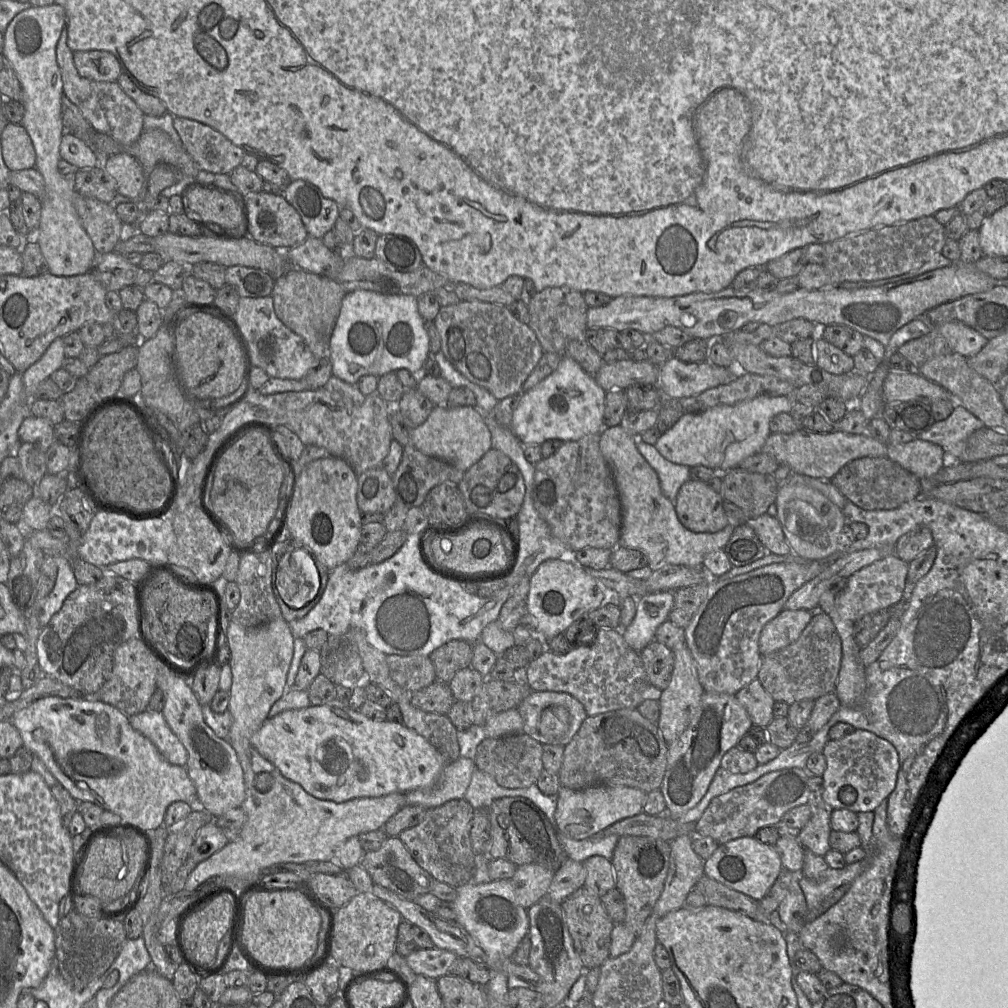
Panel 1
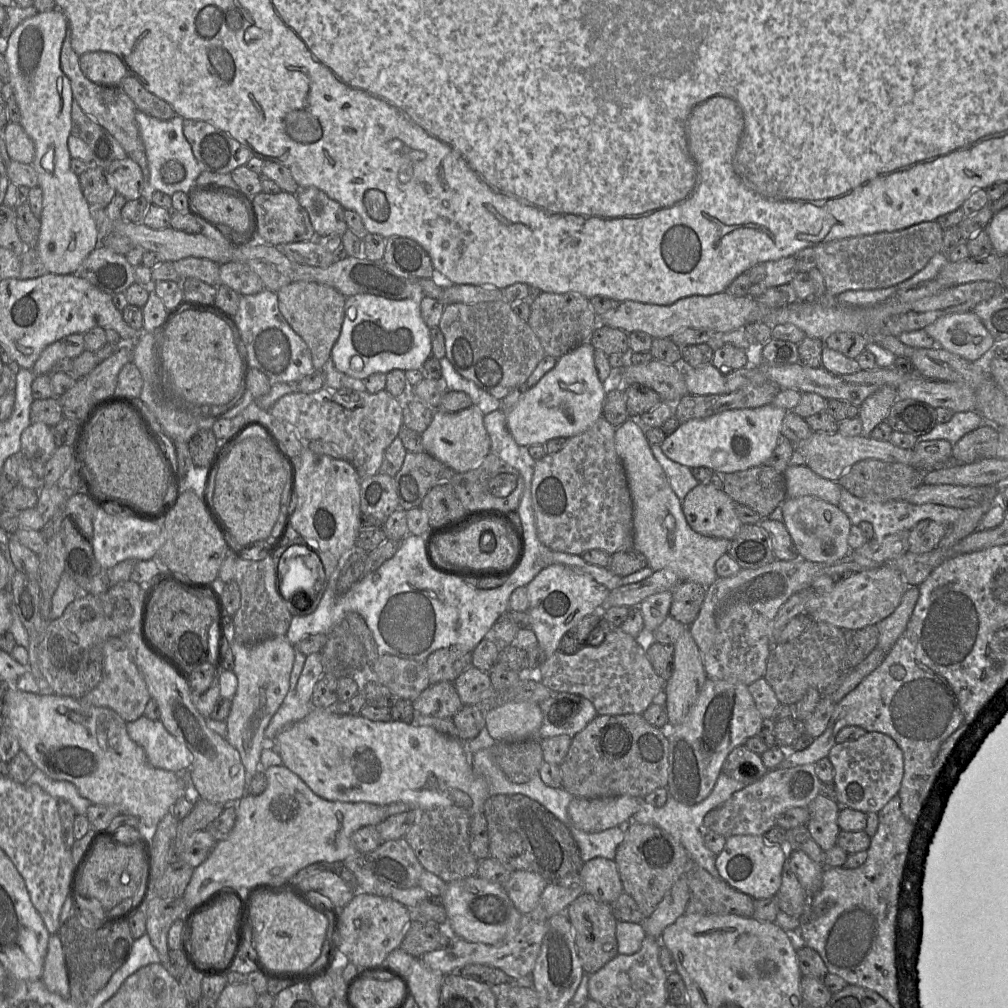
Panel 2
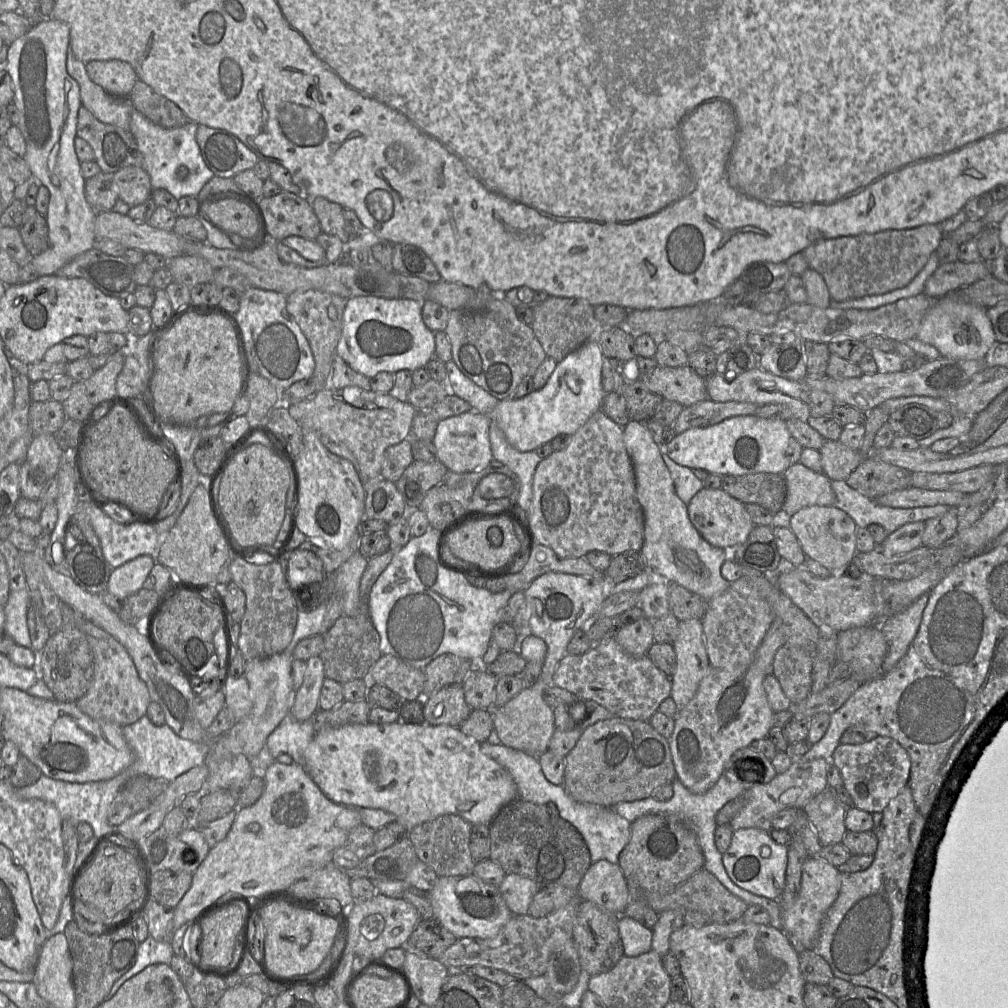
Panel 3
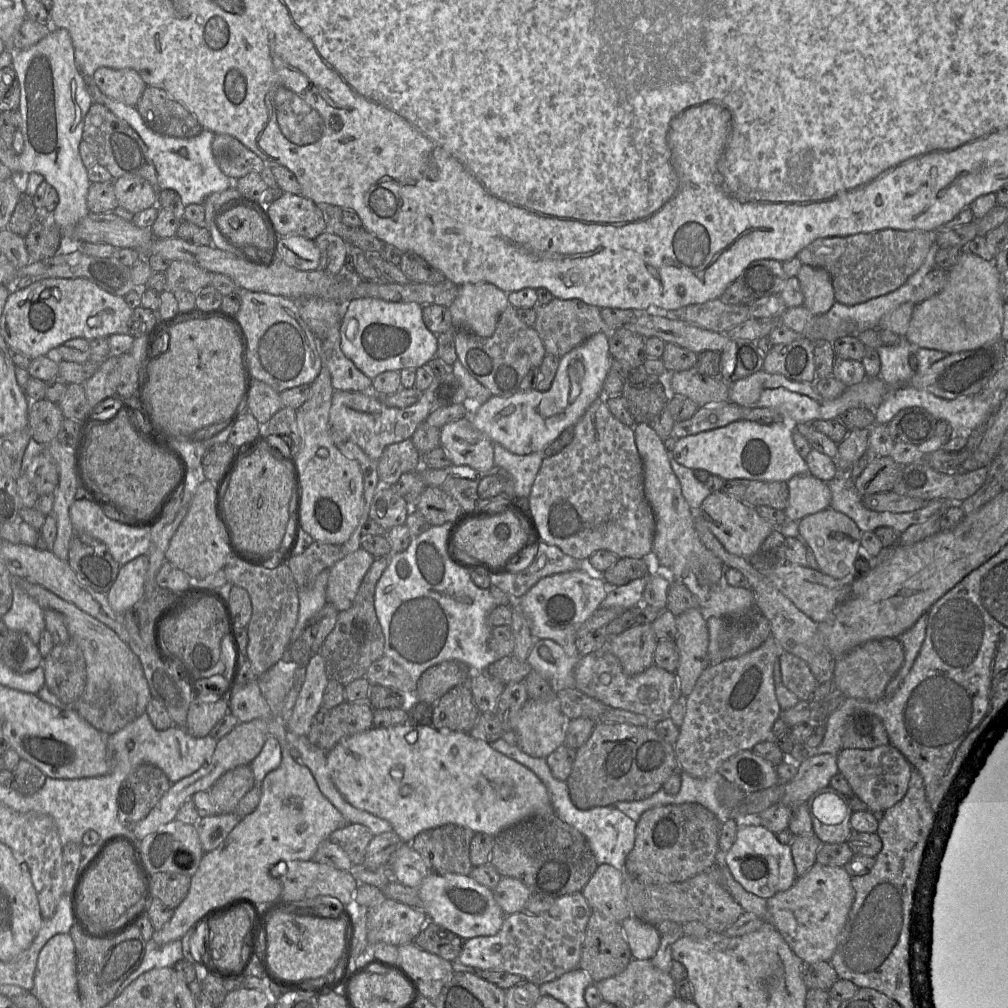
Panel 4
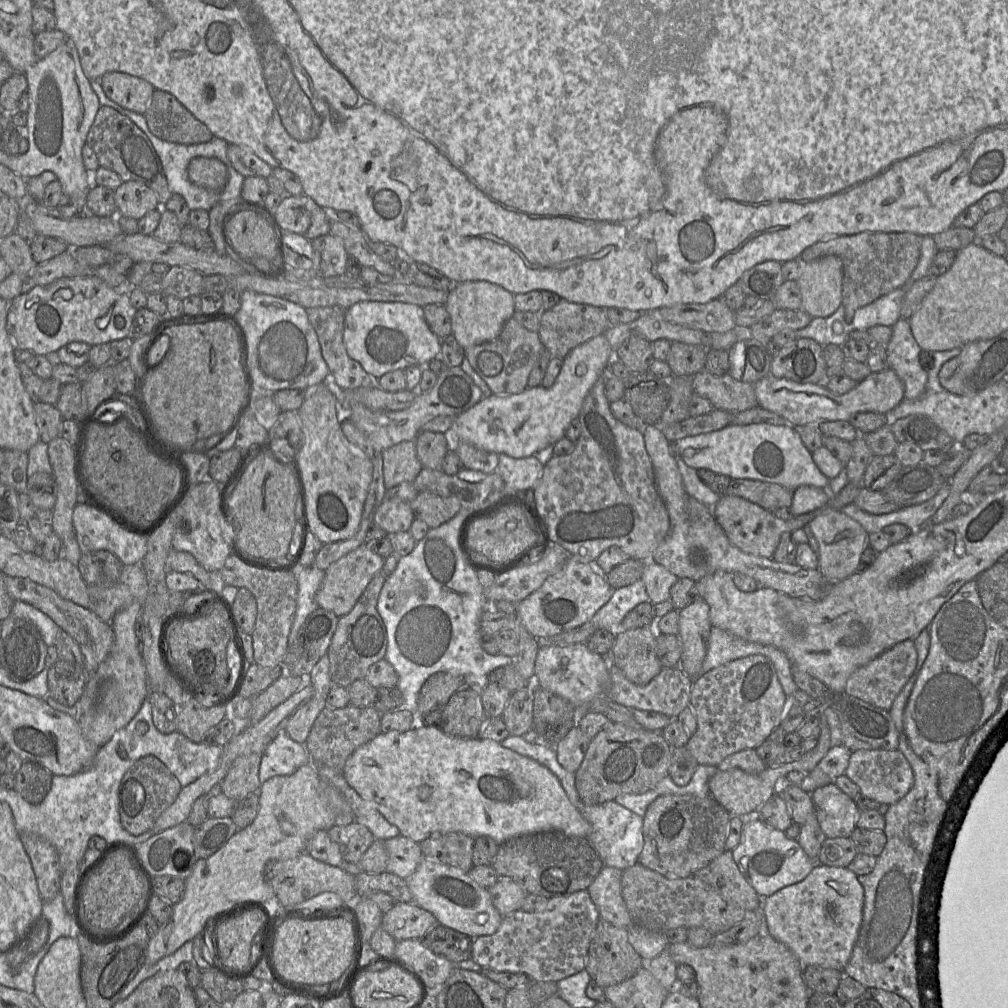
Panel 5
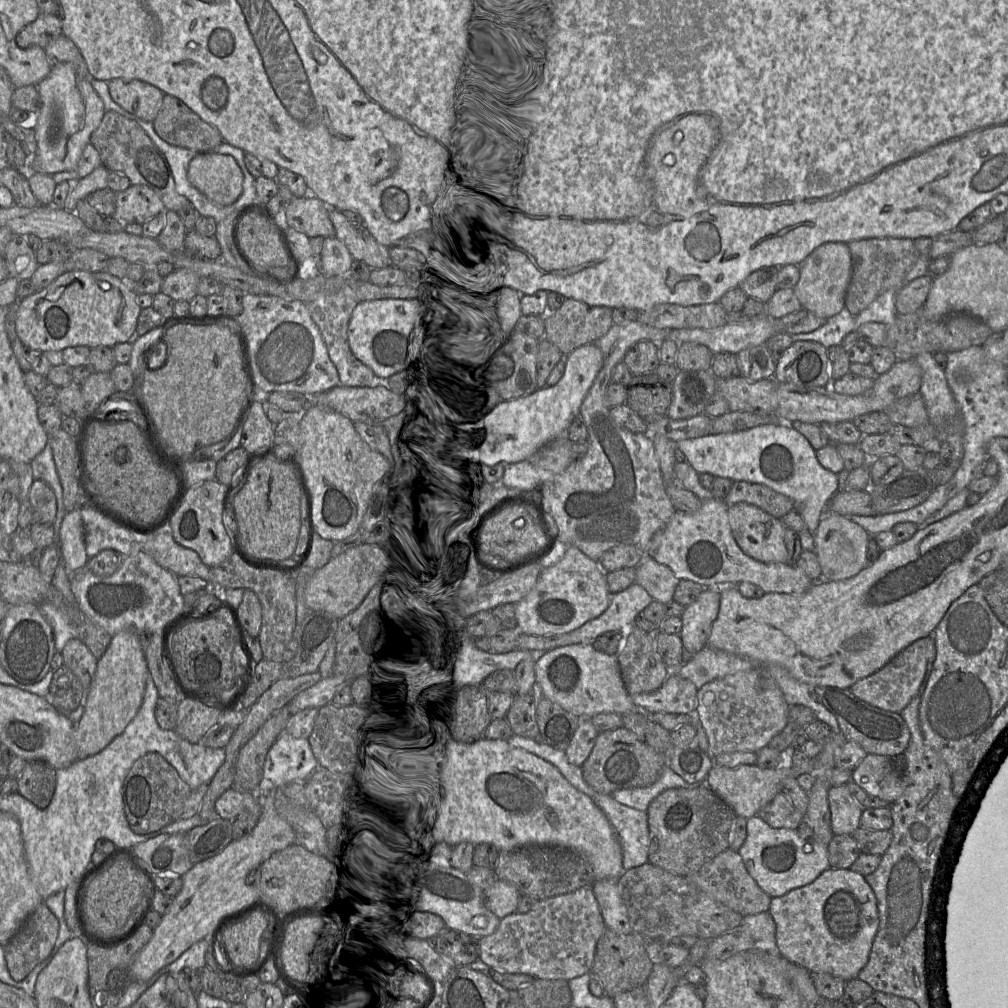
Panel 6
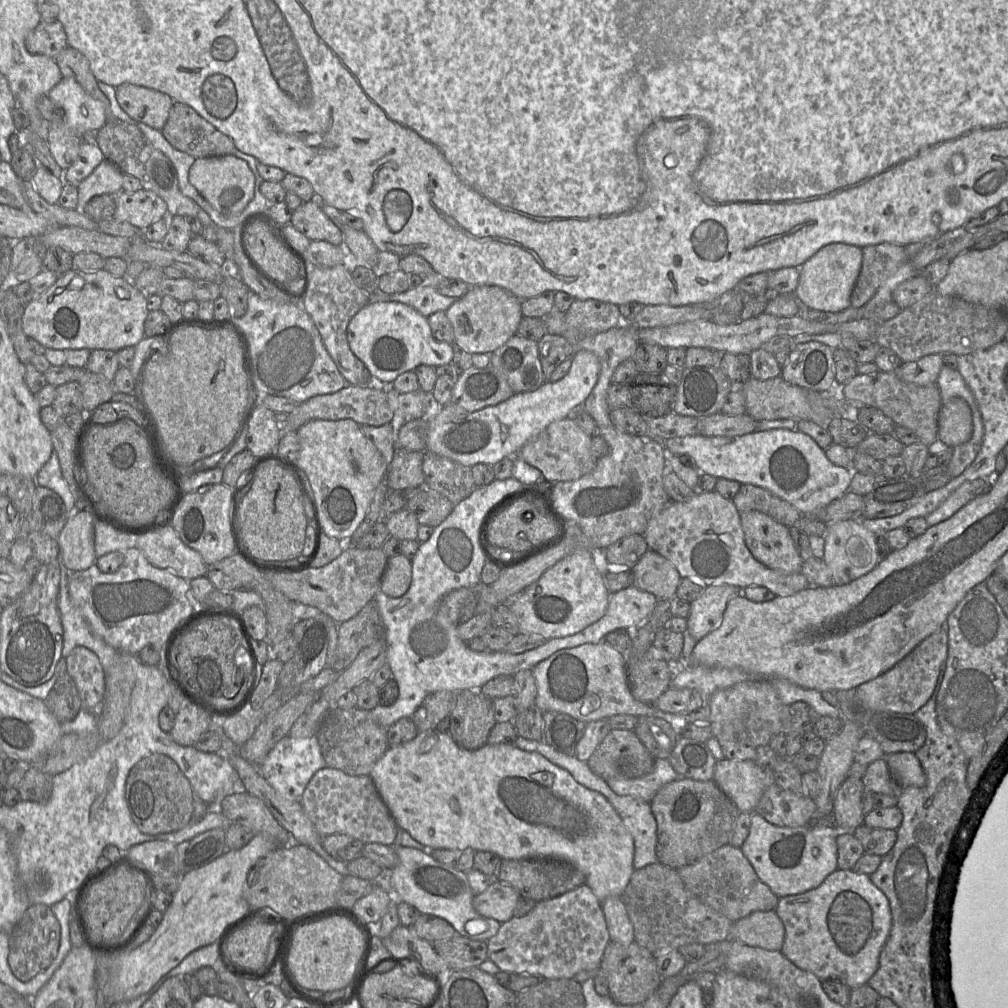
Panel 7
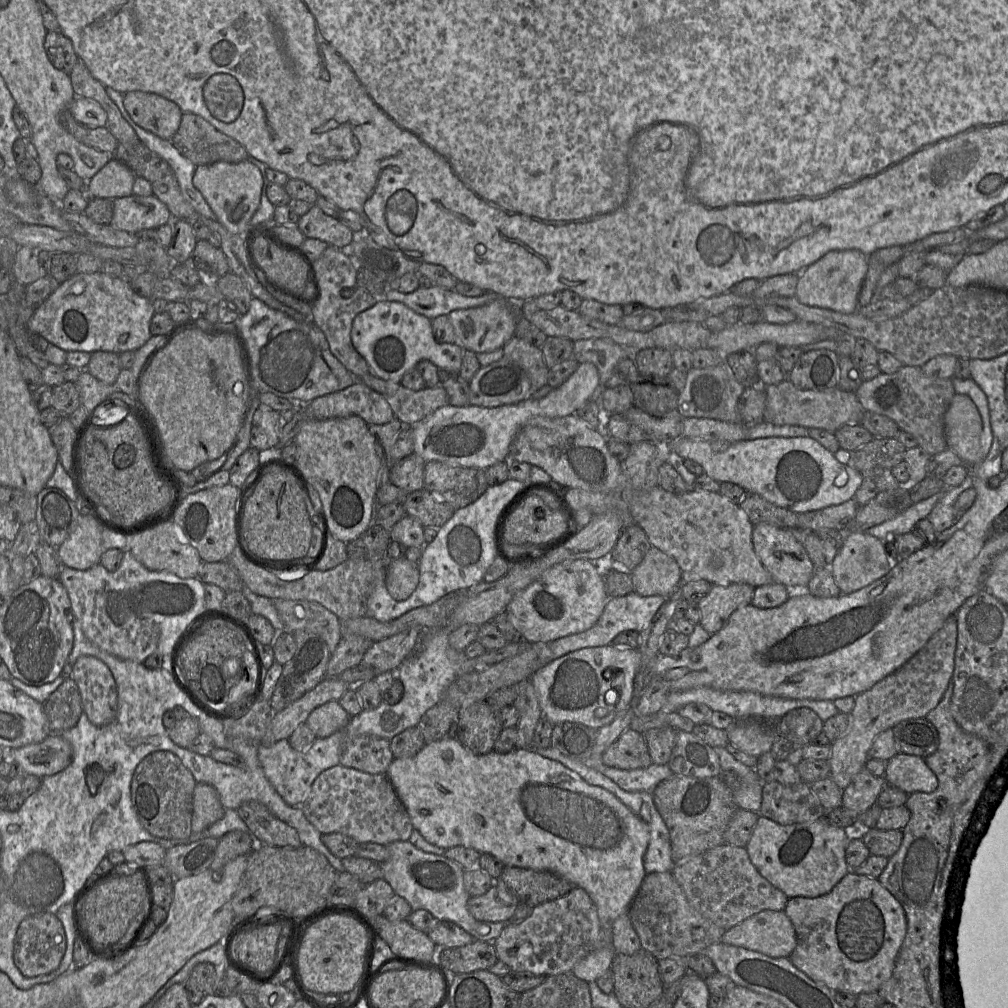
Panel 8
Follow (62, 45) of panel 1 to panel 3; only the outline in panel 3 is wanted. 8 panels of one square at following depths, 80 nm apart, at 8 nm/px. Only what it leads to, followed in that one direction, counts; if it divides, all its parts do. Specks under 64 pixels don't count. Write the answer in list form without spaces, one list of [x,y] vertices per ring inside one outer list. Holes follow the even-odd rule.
[[[71,43],[67,49],[66,68],[79,85],[82,106],[99,121],[130,130],[130,116],[134,107],[129,98],[113,96],[95,84],[88,76],[85,64],[74,55]]]

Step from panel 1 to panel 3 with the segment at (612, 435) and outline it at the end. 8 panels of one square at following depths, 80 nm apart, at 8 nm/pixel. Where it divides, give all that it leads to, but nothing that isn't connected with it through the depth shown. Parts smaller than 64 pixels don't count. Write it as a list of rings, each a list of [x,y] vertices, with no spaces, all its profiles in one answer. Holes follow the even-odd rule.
[[[630,419],[624,427],[623,441],[633,463],[637,497],[644,514],[641,553],[648,570],[659,579],[685,587],[705,601],[723,593],[730,583],[722,577],[721,566],[729,558],[730,550],[711,545],[690,521],[687,505],[677,495],[660,446],[653,440],[646,423]]]

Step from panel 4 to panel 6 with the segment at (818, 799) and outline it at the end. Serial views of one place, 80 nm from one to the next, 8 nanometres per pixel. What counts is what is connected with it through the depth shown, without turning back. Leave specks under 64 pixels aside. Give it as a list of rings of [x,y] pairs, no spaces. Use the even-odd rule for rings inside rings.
[[[847,784],[832,786],[828,791],[828,803],[833,835],[852,835],[860,827],[862,809]]]

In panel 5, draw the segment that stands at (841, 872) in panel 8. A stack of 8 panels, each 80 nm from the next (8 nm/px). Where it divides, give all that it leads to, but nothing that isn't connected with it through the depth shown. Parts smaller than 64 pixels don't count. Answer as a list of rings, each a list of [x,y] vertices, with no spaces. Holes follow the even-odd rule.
[[[758,818],[744,823],[741,841],[732,850],[732,855],[741,872],[762,898],[802,881],[819,864],[818,860],[812,860],[805,853],[797,841],[788,839],[783,831],[768,827]]]

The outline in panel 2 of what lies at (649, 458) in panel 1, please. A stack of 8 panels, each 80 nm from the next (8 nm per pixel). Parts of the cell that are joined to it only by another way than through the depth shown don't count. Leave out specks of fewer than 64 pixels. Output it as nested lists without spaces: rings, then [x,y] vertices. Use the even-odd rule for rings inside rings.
[[[650,445],[655,459],[663,468],[676,496],[683,501],[690,490],[699,484],[691,473],[691,468],[670,460],[659,445]]]

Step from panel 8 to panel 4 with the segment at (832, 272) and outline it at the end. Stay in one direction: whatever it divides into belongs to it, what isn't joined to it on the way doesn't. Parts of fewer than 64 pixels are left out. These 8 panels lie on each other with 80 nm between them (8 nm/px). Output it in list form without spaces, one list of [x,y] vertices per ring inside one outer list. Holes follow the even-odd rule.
[[[803,264],[796,277],[804,296],[803,305],[815,315],[827,313],[836,301],[829,273]]]

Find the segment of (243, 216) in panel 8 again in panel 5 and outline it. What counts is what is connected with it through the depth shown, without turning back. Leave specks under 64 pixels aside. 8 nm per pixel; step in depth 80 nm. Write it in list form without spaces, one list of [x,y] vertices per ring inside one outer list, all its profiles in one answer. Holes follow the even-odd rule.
[[[195,157],[188,166],[189,179],[208,190],[221,190],[227,181],[227,167],[217,158]]]

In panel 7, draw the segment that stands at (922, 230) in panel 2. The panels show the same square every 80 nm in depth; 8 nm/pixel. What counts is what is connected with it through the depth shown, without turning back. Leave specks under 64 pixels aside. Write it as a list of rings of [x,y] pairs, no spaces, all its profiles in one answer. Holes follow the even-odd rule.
[[[879,243],[862,248],[862,265],[851,294],[851,307],[865,306],[880,286],[906,261],[903,245]]]

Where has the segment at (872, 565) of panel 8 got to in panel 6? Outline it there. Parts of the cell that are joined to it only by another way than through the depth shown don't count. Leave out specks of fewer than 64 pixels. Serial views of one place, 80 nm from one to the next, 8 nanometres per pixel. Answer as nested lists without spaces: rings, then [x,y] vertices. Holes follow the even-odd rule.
[[[826,514],[819,522],[815,534],[815,553],[821,566],[822,579],[839,581],[851,578],[866,568],[867,546],[872,537],[863,527],[846,516]]]

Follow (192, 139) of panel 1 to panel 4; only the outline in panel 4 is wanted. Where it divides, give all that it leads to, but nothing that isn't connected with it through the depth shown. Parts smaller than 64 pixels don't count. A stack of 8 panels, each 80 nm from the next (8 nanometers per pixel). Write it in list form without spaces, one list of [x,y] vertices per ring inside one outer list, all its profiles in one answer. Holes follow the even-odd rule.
[[[215,134],[211,148],[220,170],[232,180],[251,172],[261,173],[265,167],[257,154],[230,135]]]

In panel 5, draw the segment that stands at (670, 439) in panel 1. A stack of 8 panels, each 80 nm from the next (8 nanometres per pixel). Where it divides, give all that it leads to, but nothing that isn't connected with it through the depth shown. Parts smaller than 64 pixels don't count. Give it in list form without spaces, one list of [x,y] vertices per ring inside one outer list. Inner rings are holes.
[[[755,423],[728,425],[720,430],[676,441],[675,451],[696,470],[707,469],[731,479],[751,479],[779,484],[791,491],[800,486],[827,488],[830,482],[817,467],[812,453],[790,425]]]

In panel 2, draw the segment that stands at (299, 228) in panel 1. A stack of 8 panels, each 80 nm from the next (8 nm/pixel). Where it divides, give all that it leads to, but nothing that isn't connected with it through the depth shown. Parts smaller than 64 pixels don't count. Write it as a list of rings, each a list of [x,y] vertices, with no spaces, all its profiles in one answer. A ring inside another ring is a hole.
[[[262,191],[253,196],[253,200],[261,242],[276,246],[314,240],[316,237],[309,215],[295,194],[285,191],[269,194]]]

